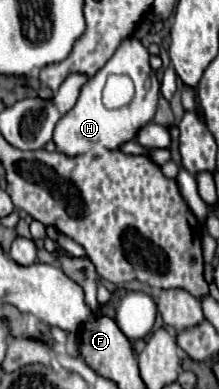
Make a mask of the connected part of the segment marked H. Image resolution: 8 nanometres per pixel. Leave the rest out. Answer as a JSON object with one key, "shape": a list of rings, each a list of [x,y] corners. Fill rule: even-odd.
{"shape":[[[126,37],[112,59],[82,87],[78,103],[58,121],[58,127],[54,129],[54,143],[58,151],[74,157],[74,155],[100,155],[106,149],[118,149],[122,143],[134,139],[136,131],[144,127],[148,121],[154,119],[156,103],[160,95],[160,81],[154,73],[154,69],[148,63],[148,51],[136,37]],[[108,75],[128,75],[134,83],[134,97],[130,105],[120,109],[106,109],[102,103],[102,89],[106,85]]]}

